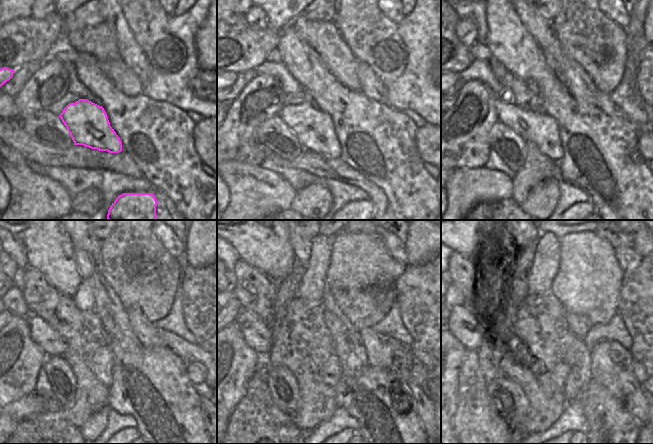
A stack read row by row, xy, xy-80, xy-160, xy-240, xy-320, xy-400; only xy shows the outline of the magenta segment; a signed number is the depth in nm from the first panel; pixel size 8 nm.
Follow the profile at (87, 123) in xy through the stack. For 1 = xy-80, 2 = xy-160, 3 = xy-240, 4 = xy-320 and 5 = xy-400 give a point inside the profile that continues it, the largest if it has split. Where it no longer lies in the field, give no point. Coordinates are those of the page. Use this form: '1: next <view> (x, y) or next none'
1: next xy-80 (314, 129)
2: next xy-160 (535, 126)
3: next xy-240 (102, 360)
4: next xy-320 (332, 370)
5: next xy-400 (560, 373)

